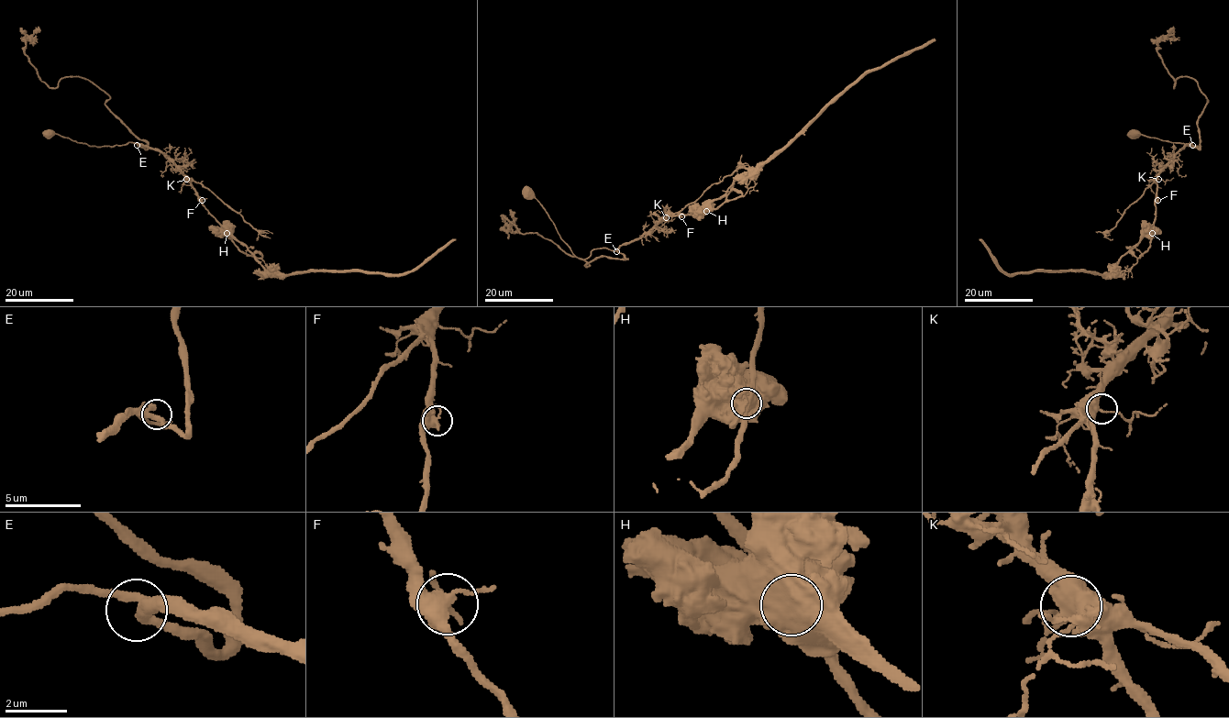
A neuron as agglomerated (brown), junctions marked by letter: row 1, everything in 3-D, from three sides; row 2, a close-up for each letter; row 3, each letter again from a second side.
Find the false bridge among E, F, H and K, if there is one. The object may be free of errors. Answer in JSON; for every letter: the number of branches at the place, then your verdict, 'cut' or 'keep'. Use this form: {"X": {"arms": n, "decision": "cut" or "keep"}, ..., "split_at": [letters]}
{"E": {"arms": 3, "decision": "keep"}, "F": {"arms": 3, "decision": "keep"}, "H": {"arms": 2, "decision": "cut"}, "K": {"arms": 2, "decision": "keep"}, "split_at": ["H"]}

